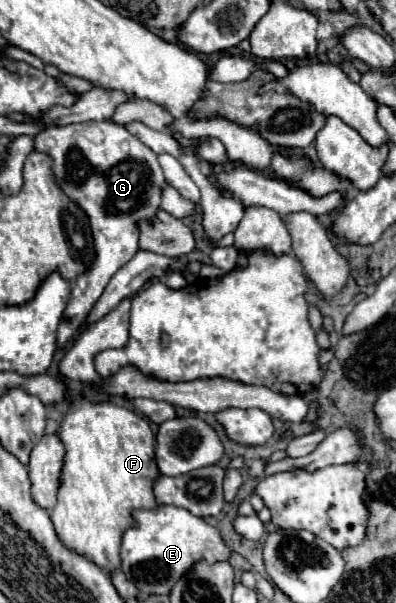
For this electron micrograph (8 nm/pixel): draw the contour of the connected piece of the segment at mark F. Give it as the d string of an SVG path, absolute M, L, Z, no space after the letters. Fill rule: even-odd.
M80 399L70 407L70 413L64 417L58 435L66 445L66 457L64 457L60 491L58 491L58 503L50 511L54 529L62 545L66 545L70 551L90 559L106 573L118 571L122 565L120 563L122 533L136 525L132 511L158 507L152 489L160 477L154 459L154 433L142 417L138 417L134 411L126 407L118 407L112 403L90 403Z

